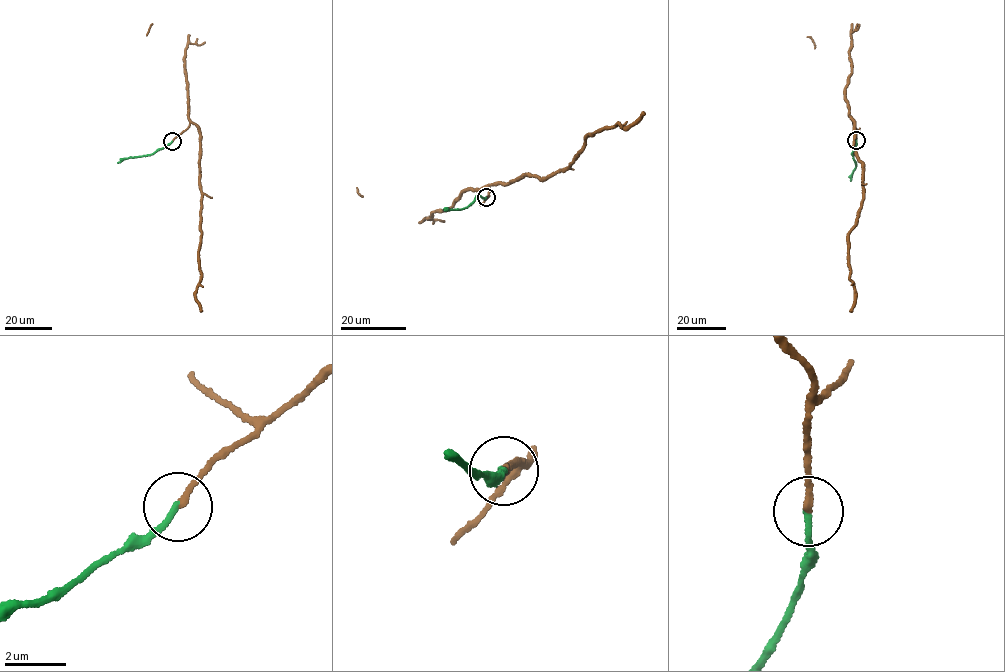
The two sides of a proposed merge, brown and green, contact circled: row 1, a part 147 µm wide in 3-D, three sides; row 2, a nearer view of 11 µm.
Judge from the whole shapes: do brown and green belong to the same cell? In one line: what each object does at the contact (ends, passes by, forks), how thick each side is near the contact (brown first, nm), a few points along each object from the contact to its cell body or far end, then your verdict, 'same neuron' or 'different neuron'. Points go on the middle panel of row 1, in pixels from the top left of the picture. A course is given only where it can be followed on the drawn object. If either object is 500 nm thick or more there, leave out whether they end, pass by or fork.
brown ends | green ends | 200/200 nm | brown via (486, 197), (487, 185), (530, 173), (546, 178), (570, 166), (586, 136), (619, 123), (623, 127), (644, 112) | green via (486, 197), (479, 195), (461, 209), (444, 210) | same neuron

